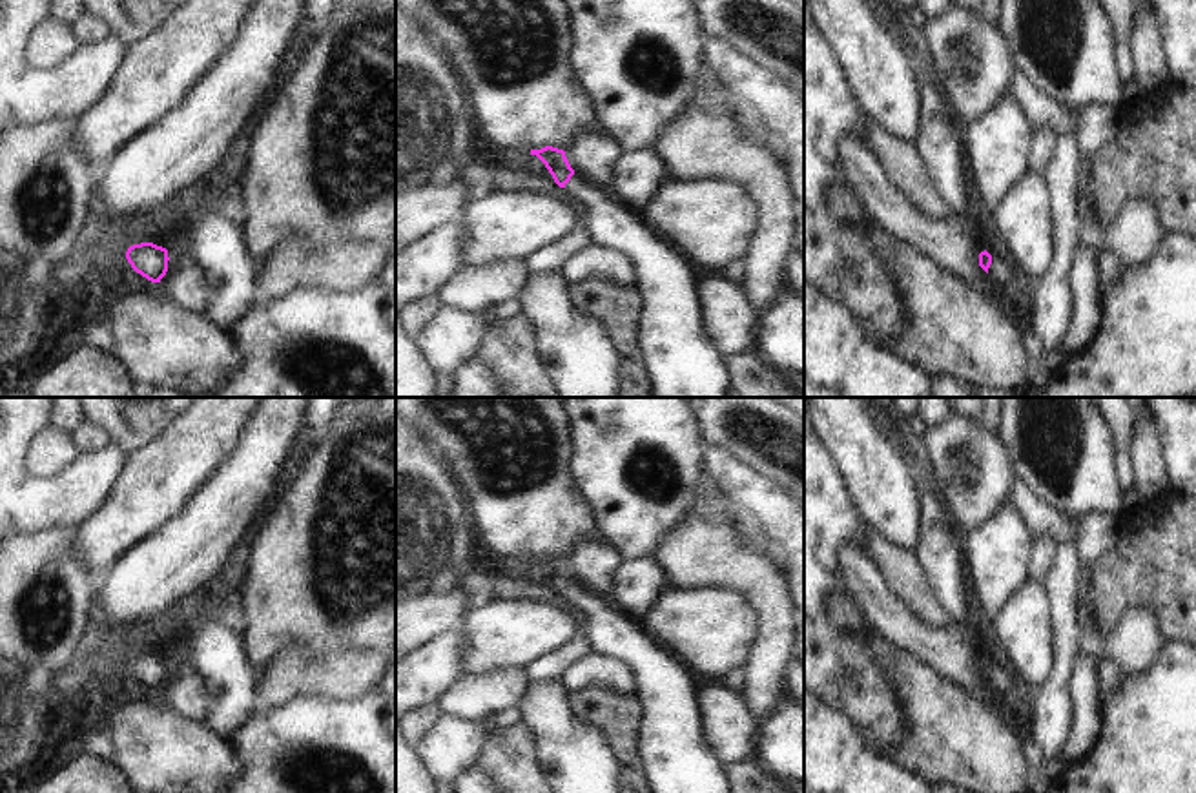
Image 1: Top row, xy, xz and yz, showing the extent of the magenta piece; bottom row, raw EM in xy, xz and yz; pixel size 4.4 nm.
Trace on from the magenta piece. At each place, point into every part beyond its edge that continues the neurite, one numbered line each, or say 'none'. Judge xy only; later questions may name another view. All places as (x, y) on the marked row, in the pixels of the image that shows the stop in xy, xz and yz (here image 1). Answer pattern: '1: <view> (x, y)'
none.

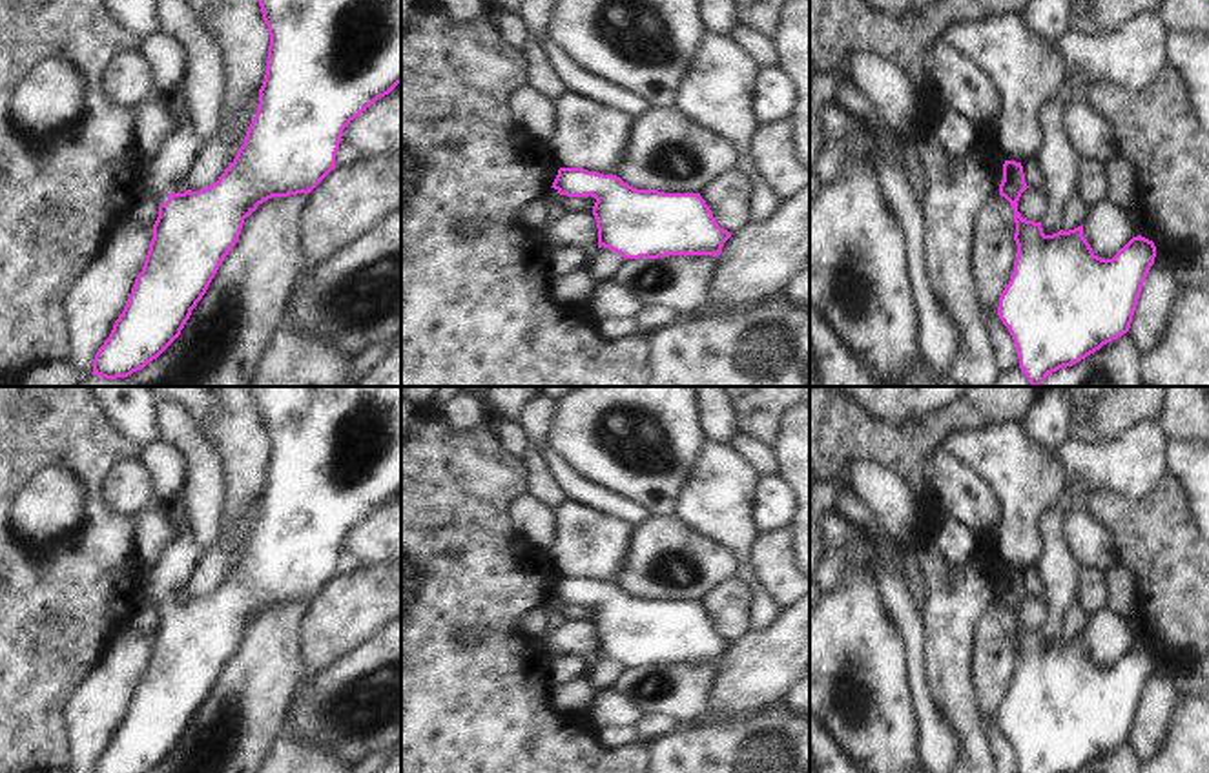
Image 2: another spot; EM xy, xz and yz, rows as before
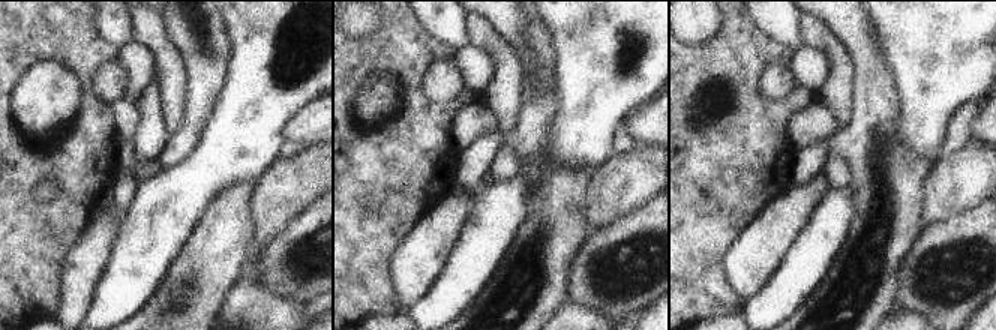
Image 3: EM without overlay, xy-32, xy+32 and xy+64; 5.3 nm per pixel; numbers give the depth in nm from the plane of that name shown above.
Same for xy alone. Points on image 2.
1: xy (181, 146).

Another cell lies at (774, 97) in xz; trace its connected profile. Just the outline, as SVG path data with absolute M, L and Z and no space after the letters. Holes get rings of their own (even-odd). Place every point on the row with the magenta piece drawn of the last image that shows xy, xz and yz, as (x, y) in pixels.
M759 66L751 97L751 108L759 124L788 120L795 100L795 88L779 66Z

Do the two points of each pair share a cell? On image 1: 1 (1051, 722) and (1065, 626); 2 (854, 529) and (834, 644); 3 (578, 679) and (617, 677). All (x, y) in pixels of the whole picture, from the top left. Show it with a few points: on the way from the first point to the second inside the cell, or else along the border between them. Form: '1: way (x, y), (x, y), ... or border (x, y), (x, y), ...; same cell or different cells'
1: way (1054, 699), (1065, 649); same cell
2: way (824, 558), (823, 615); same cell
3: way (587, 677), (608, 677); same cell

